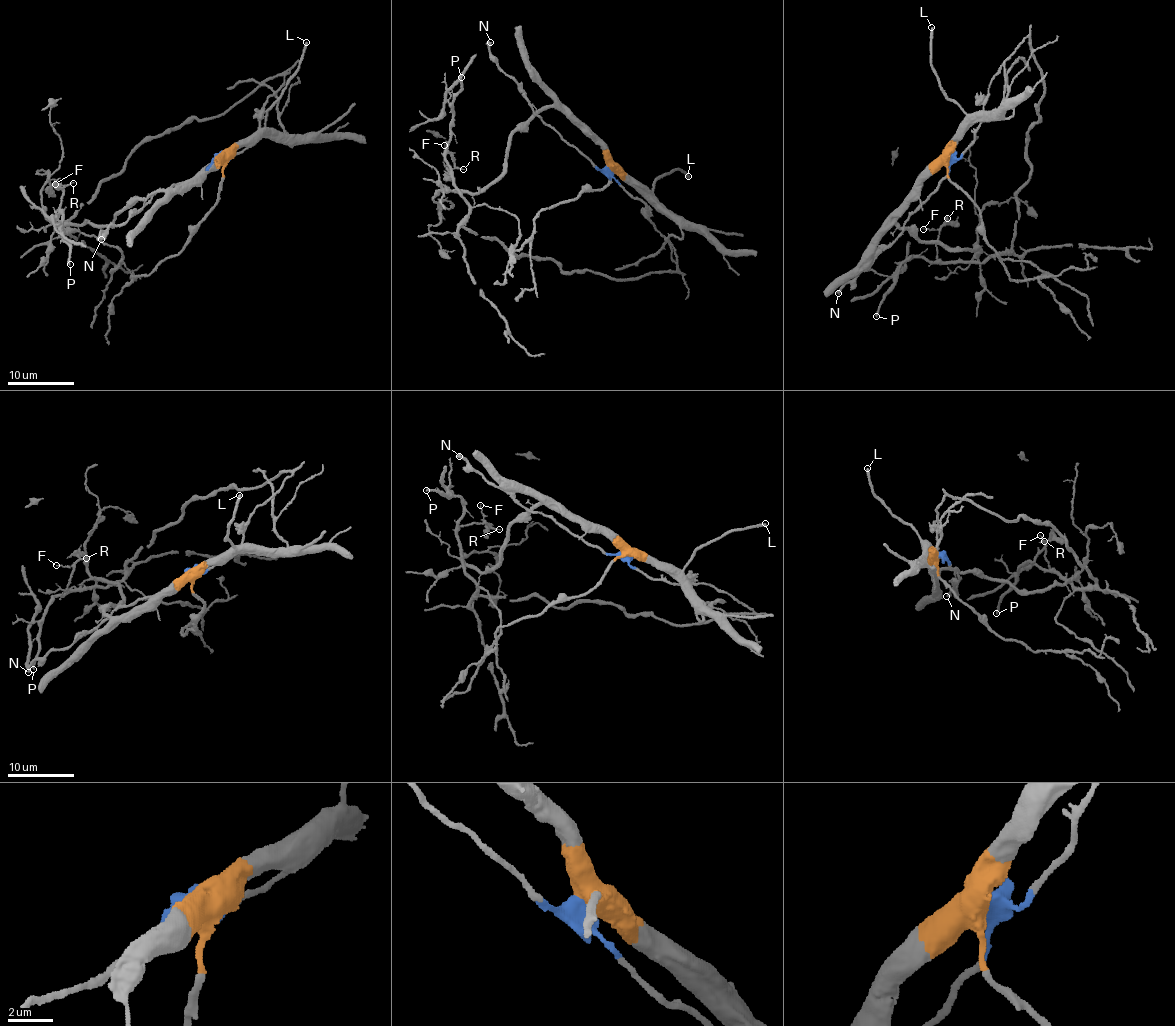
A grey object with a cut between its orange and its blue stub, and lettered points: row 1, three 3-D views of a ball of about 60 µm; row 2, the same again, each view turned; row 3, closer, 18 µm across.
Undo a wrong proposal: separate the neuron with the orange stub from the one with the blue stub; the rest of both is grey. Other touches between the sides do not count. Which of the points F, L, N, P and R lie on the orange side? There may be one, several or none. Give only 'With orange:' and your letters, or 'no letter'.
With orange: L

